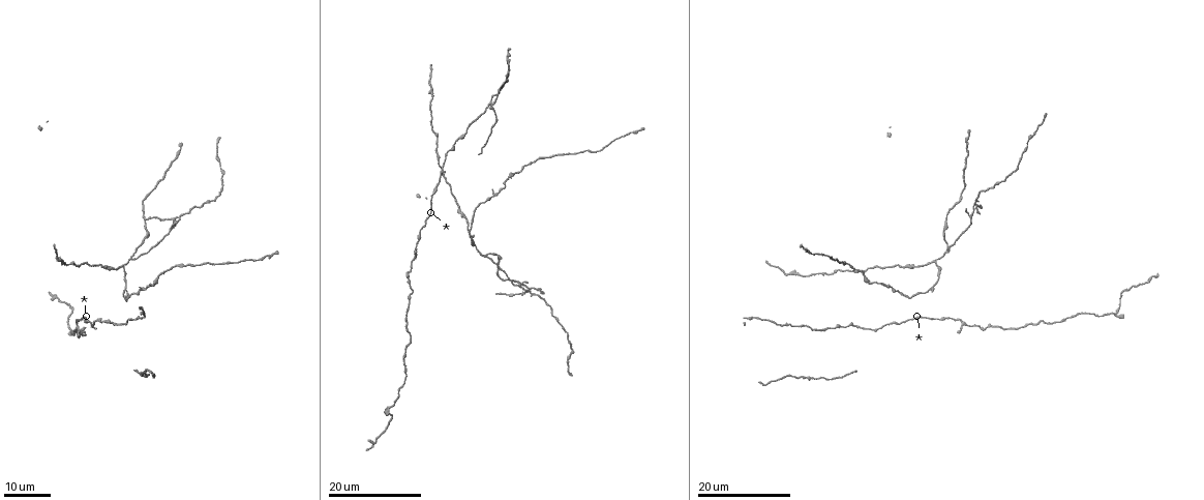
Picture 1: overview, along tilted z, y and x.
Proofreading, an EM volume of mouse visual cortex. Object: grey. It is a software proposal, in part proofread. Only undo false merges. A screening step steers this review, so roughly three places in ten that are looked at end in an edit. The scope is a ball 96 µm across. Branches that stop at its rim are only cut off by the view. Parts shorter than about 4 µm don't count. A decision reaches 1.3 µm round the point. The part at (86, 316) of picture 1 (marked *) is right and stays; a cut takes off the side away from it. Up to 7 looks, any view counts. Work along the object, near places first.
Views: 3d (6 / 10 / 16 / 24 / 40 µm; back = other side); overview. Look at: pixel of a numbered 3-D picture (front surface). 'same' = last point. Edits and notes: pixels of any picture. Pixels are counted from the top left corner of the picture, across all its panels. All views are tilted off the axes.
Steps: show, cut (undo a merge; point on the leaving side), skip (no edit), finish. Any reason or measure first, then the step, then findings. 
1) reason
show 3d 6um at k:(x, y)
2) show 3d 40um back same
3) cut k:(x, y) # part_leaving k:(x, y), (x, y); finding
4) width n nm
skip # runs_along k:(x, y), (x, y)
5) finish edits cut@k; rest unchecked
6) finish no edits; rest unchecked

thick turns thin
show 3d 24um at 1:(125, 280)

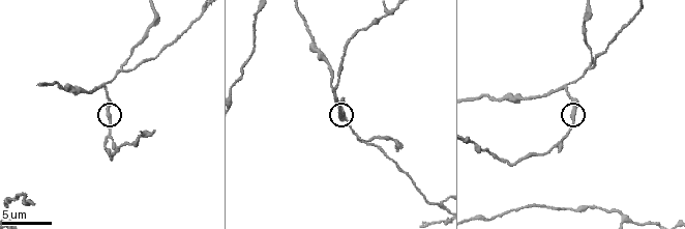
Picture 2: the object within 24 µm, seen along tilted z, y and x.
show 3d 10um at 2:(571, 117)

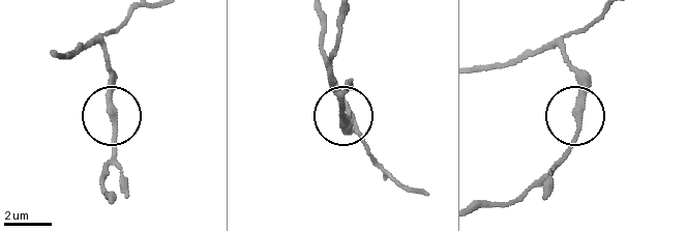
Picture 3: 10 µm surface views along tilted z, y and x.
width 250 nm
skip # continuous, no second neuron

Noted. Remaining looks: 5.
arms part here
show 3d 16um at 2:(123, 66)

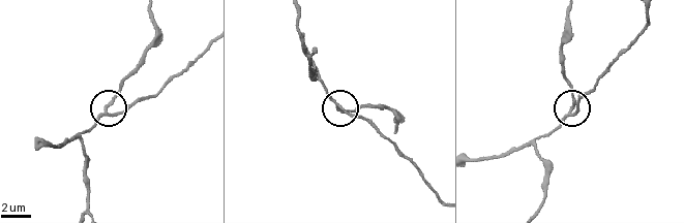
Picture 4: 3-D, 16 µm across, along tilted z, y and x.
arms 3
cut 4:(118, 91) # part_leaving 4:(107, 112), (154, 38), (150, 9); a second neuron is stuck on

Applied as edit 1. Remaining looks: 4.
show overview

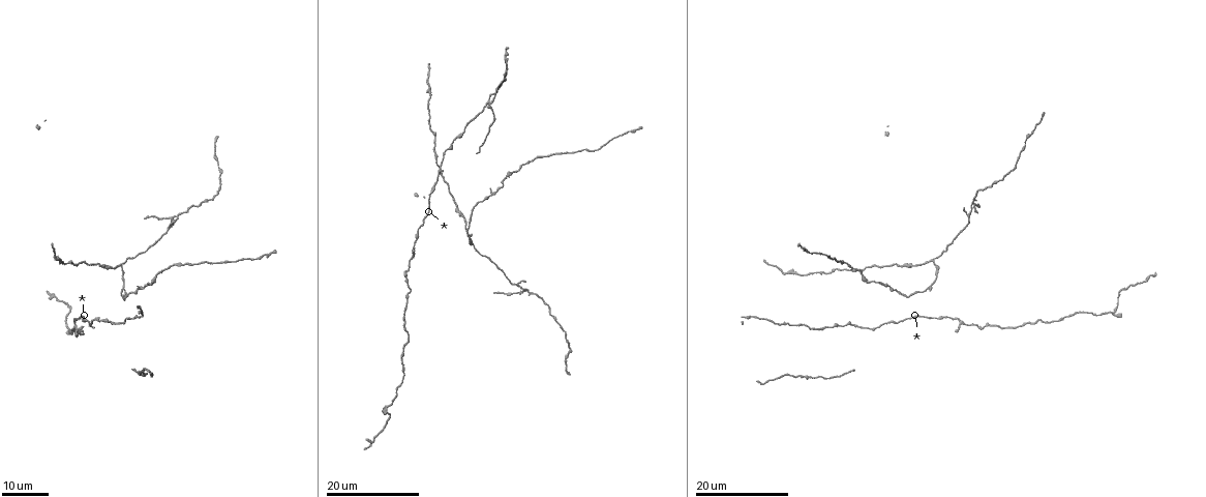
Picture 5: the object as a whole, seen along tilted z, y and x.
arms run side by side
show 3d 16um at 5:(971, 200)

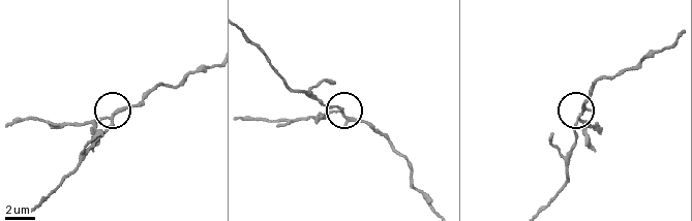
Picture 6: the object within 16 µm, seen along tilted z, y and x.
zoom in
show 3d 10um at 6:(342, 113)

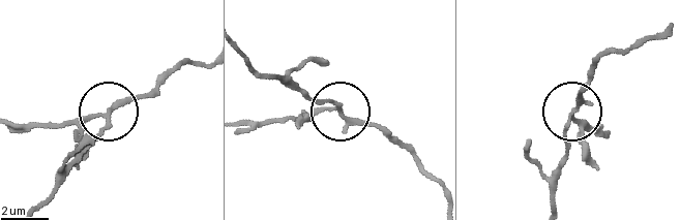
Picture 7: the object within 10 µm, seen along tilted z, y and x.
width 150 nm
cut 7:(75, 132) # two neurons meet here

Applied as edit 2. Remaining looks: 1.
finish edits cut@4, cut@7; rest unchecked

